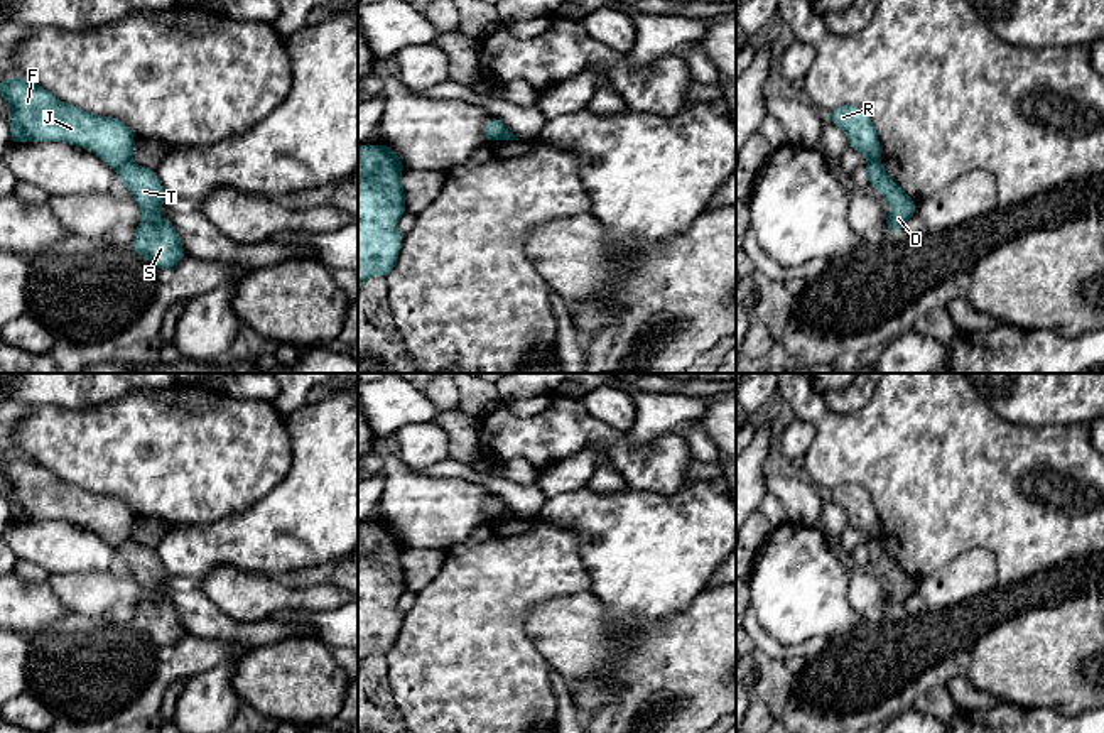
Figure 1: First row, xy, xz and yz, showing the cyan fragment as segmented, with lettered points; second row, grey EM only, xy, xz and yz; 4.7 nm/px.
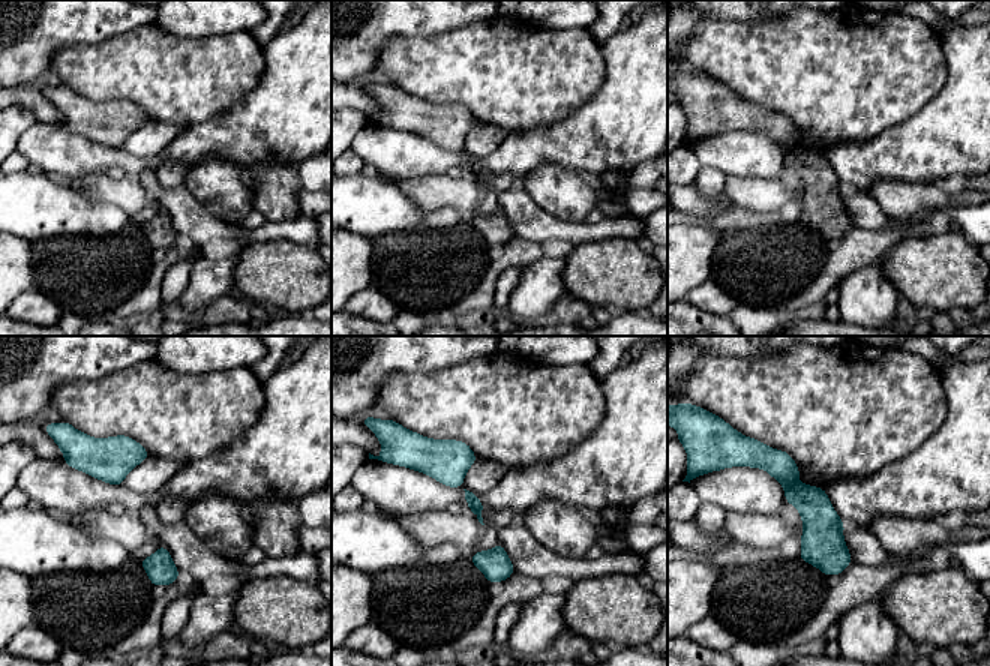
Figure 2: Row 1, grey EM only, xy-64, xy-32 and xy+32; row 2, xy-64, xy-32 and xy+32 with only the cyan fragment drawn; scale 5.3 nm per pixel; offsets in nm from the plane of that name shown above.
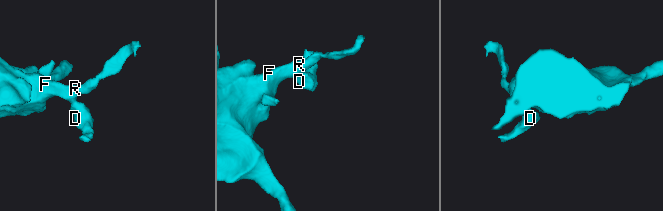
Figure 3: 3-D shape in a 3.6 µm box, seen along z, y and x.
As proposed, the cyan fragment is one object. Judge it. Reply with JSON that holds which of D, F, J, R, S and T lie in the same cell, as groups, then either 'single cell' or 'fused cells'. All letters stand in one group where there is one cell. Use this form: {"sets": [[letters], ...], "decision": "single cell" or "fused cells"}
{"sets": [["D", "S", "T"], ["F", "J", "R"]], "decision": "fused cells"}

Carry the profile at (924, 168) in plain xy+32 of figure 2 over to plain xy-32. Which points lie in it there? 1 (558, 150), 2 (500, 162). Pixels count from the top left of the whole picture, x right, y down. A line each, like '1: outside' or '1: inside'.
1: inside
2: inside

